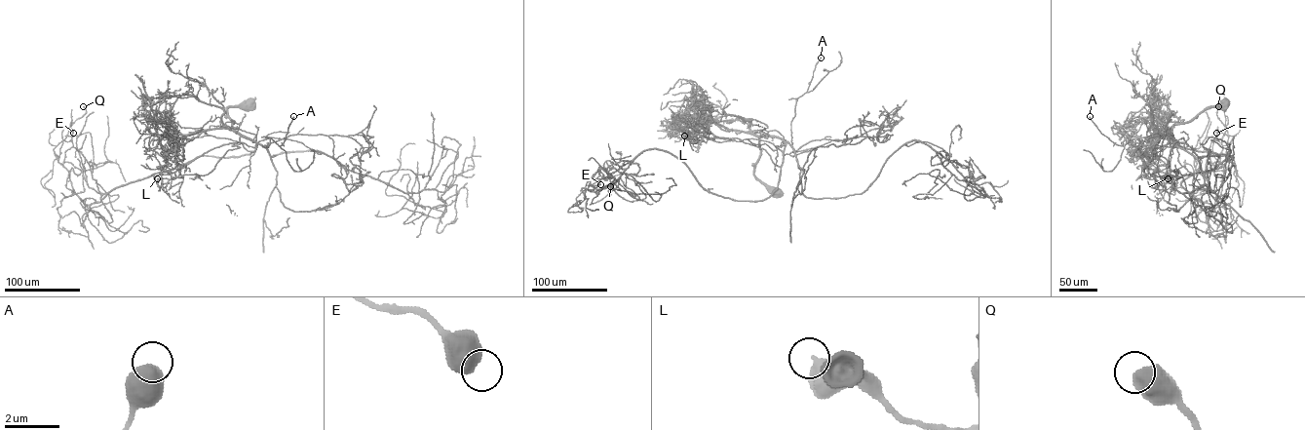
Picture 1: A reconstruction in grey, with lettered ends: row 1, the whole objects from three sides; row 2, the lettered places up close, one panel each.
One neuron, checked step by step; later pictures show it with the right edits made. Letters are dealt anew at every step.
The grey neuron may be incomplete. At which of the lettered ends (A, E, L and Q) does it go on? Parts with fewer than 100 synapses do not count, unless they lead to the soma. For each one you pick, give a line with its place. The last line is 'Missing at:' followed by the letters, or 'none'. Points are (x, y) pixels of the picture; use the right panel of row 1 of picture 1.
Missing at: none

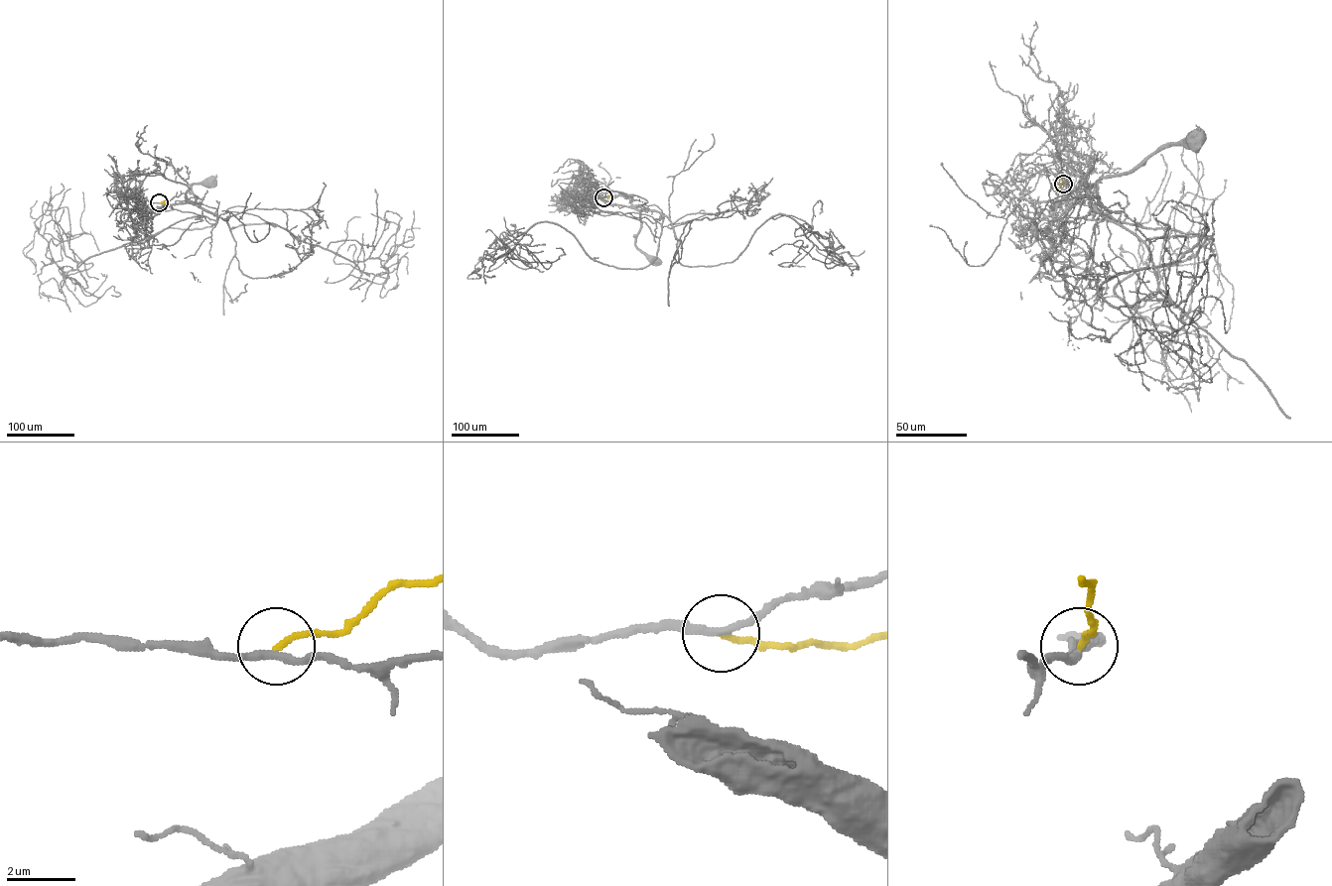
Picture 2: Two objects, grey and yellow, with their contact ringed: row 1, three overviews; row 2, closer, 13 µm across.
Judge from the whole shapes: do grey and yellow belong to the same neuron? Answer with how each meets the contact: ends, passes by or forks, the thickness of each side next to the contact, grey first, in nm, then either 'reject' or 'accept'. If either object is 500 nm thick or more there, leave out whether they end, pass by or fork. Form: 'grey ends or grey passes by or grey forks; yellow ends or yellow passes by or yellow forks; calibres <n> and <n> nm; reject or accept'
grey passes by; yellow ends; calibres 200 and 160 nm; reject

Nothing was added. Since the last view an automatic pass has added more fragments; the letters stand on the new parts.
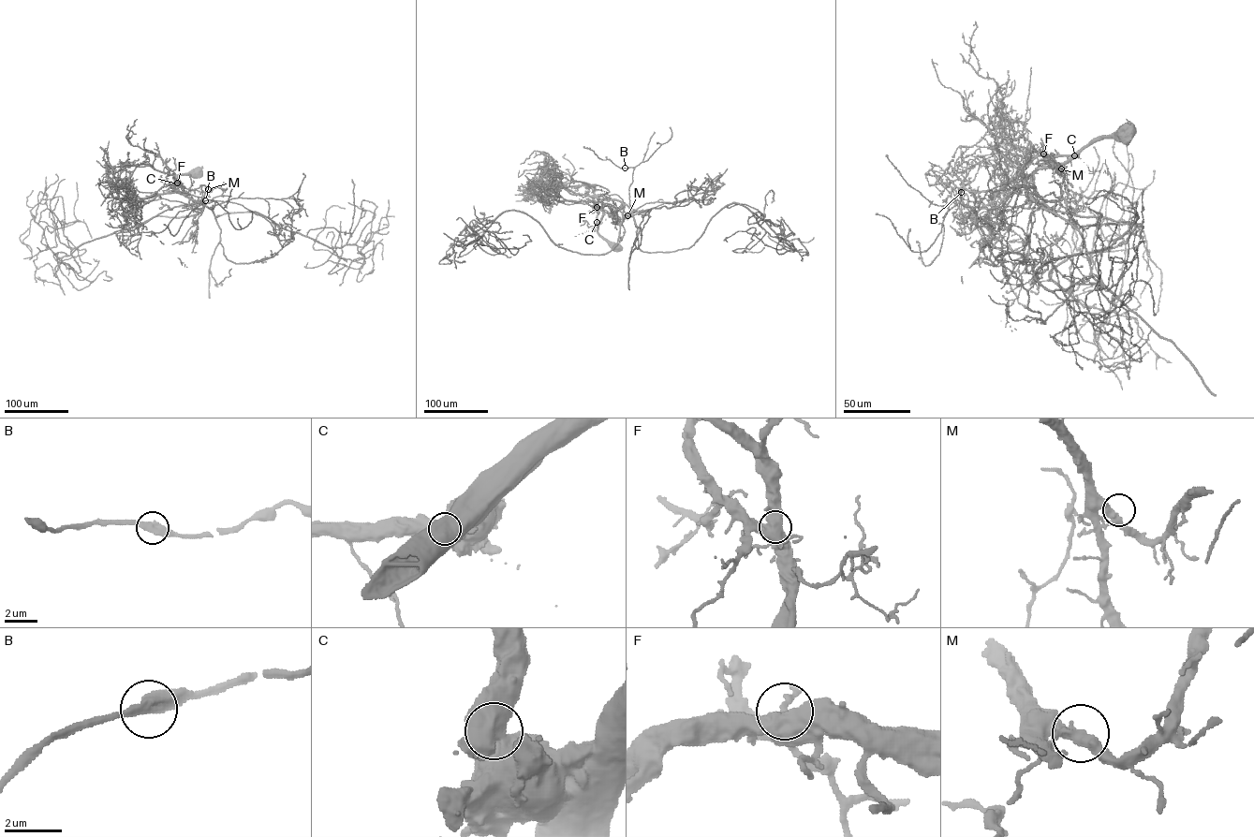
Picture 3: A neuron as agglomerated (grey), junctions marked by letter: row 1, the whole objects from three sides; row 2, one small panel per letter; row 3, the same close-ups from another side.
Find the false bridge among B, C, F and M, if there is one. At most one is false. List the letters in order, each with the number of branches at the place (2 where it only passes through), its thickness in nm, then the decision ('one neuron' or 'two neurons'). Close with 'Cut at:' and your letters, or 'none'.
B: 2 branches meet; 460 nm thick; one neuron
C: 3 branches meet; 650 nm thick; two neurons
F: 3 branches meet; 600 nm thick; one neuron
M: 3 branches meet; 320 nm thick; one neuron
Cut at: C

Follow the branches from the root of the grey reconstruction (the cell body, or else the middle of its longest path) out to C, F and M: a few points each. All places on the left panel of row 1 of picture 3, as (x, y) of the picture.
C: (197, 172), (180, 173), (177, 183)
F: (197, 172), (180, 173), (177, 183)
M: (197, 172), (178, 176), (183, 192), (204, 205), (200, 212), (196, 212), (191, 205), (202, 199), (208, 189)

